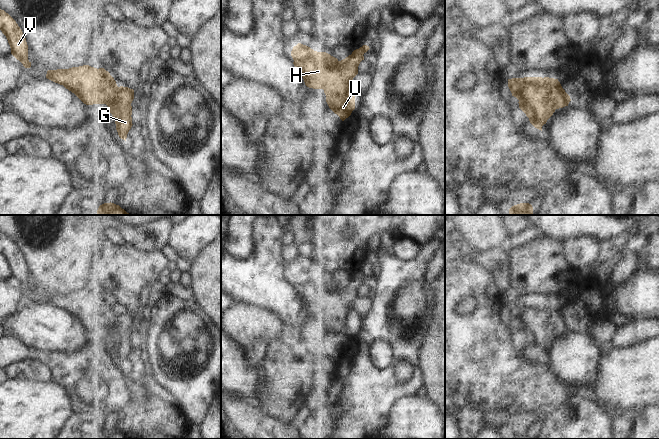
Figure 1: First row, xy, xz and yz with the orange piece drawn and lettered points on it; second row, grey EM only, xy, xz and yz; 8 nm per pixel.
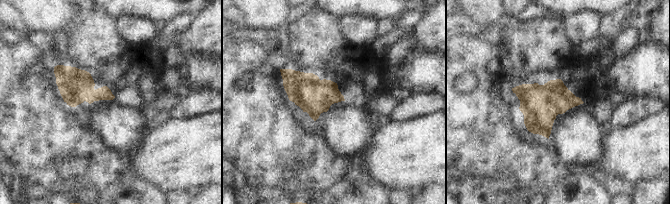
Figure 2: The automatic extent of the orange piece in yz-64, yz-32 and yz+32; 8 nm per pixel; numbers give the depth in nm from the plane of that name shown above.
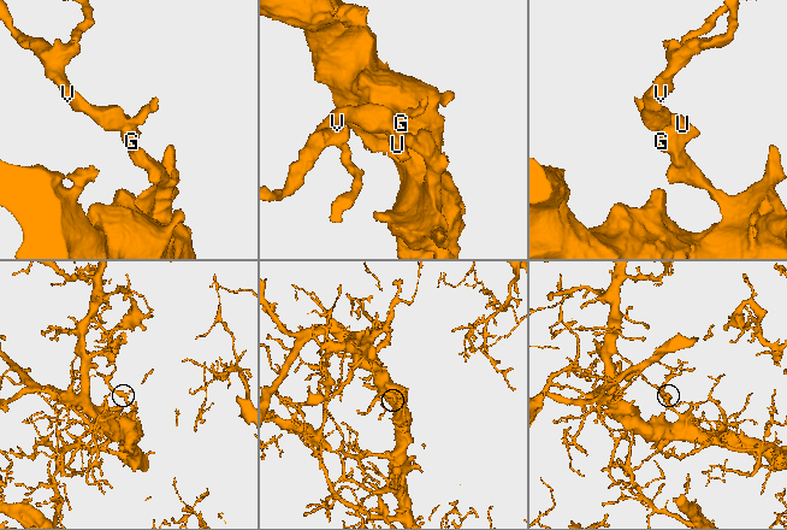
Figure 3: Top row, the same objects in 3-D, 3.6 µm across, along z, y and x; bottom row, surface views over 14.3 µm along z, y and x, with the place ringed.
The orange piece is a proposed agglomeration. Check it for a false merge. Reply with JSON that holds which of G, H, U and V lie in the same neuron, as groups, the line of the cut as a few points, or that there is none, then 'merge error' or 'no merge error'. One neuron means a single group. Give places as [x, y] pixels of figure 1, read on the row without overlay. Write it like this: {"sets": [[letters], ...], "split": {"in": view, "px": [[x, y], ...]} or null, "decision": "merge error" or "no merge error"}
{"sets": [["G", "H", "U", "V"]], "split": null, "decision": "no merge error"}

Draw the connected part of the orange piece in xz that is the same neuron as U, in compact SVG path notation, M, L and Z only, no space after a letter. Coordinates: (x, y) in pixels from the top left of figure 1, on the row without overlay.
M298 267L293 271L291 280L305 309L313 313L323 313L329 332L344 345L355 333L352 305L358 298L360 286L364 284L363 279L369 273L369 270L363 269L339 285L326 276L317 276Z

